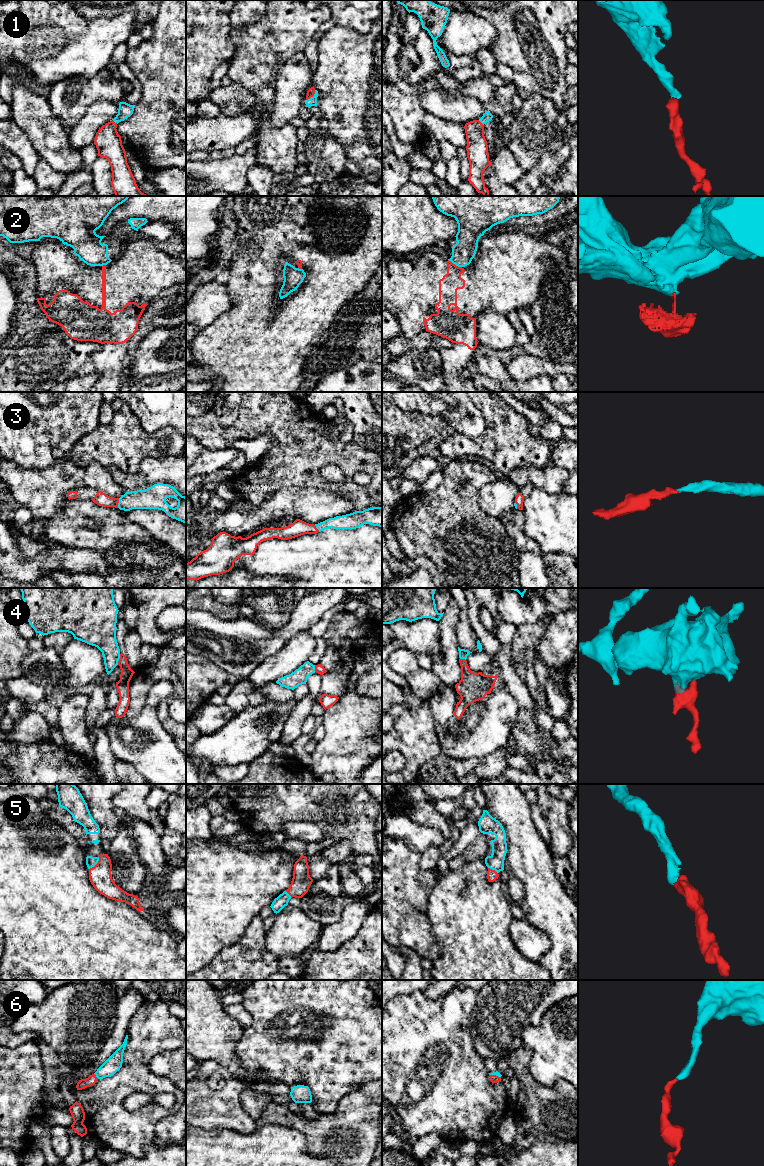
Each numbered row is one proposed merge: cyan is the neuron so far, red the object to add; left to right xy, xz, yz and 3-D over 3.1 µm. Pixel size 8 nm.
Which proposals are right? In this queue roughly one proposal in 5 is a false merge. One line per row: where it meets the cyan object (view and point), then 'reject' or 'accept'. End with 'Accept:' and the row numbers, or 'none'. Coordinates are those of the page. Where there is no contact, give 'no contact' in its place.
1: contact xz (313, 96); accept
2: contact yz (455, 264); reject
3: contact xy (118, 503); accept
4: contact xy (119, 658); reject
5: contact xy (95, 864); accept
6: contact xy (96, 1076); accept
Accept: 1, 3, 5, 6

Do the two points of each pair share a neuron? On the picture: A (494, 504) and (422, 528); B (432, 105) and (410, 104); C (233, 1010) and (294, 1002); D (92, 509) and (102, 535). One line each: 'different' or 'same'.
A: different
B: different
C: different
D: same

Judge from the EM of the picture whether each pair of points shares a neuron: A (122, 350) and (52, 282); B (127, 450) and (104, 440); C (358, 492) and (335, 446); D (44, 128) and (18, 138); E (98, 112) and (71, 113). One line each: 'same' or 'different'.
A: same
B: same
C: same
D: different
E: different

